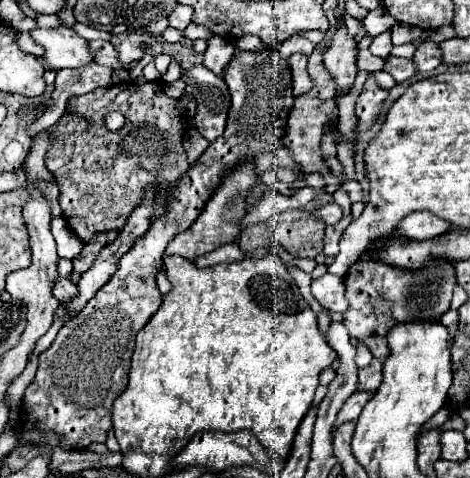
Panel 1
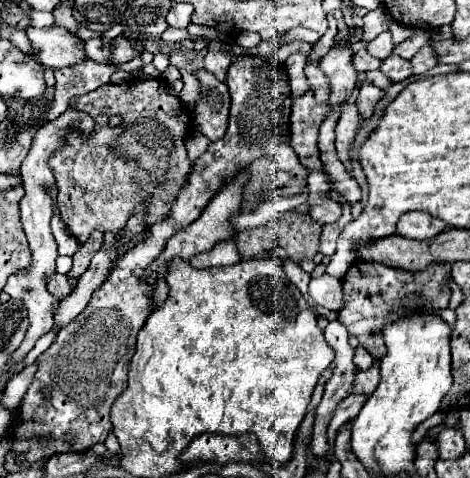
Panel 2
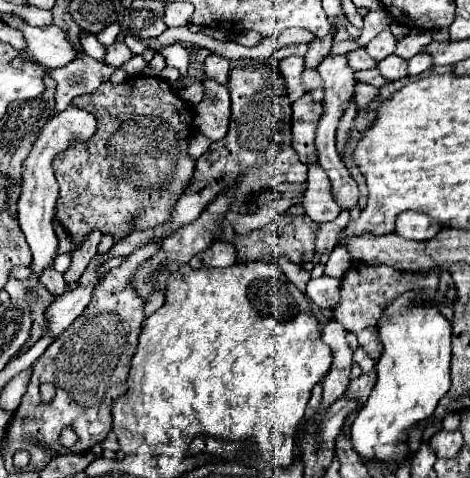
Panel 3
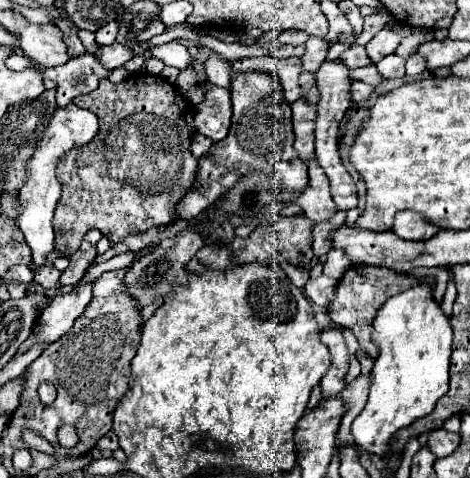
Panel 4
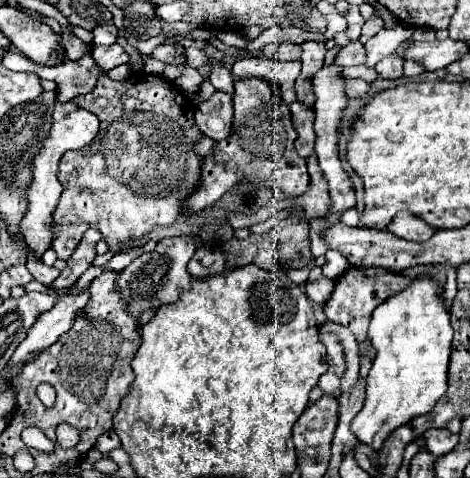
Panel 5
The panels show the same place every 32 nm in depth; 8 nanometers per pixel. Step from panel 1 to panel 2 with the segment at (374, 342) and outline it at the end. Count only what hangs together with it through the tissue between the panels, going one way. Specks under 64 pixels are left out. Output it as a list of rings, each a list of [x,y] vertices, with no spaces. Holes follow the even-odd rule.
[[[356,260],[344,276],[346,306],[340,310],[340,322],[348,328],[352,336],[360,340],[362,346],[372,348],[372,358],[380,360],[386,352],[382,328],[408,314],[440,314],[444,308],[448,308],[450,302],[450,278],[450,264],[442,262],[436,262],[418,272],[408,272],[376,262]]]

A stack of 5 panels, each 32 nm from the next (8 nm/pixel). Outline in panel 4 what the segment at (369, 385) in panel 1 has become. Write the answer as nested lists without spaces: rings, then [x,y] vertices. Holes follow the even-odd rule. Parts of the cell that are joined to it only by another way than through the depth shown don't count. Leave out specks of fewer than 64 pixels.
[[[358,376],[358,378],[352,380],[352,382],[344,388],[344,392],[340,394],[340,398],[344,400],[344,404],[348,406],[348,412],[346,412],[344,418],[342,418],[342,424],[340,424],[336,442],[344,440],[344,442],[350,442],[350,444],[352,444],[350,424],[352,424],[352,420],[358,416],[358,412],[364,408],[366,398],[368,398],[368,388],[370,388],[370,376]]]

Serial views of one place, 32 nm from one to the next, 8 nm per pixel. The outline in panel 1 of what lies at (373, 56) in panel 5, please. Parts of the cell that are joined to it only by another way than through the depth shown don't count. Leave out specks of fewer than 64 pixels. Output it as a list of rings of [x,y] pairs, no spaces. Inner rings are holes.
[[[382,32],[380,36],[374,38],[374,42],[370,44],[370,52],[380,56],[380,58],[388,58],[392,50],[392,40],[390,40],[390,32]]]

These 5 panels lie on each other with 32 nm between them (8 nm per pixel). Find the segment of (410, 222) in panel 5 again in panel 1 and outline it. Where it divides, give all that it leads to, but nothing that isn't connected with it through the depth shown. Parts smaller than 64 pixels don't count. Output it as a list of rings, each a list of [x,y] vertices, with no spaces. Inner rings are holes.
[[[412,212],[408,214],[400,224],[398,230],[410,238],[410,240],[430,240],[436,236],[442,236],[442,232],[452,230],[452,224],[446,220],[440,220],[438,216],[432,216],[432,212]]]

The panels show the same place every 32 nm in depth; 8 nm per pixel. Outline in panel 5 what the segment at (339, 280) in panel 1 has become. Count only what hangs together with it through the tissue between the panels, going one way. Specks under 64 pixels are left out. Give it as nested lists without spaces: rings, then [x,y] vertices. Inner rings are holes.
[[[322,276],[320,280],[316,280],[316,282],[308,282],[308,284],[306,284],[306,296],[308,296],[312,302],[324,306],[324,304],[328,302],[328,296],[332,296],[332,288],[334,288],[334,284],[336,284],[334,280]]]

